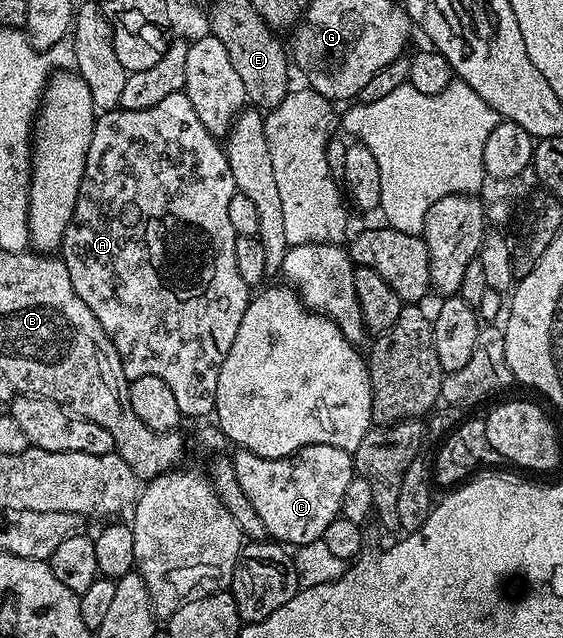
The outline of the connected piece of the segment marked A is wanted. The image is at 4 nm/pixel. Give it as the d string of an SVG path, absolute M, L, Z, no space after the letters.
M184 91L167 95L167 99L162 99L160 103L155 103L155 107L147 107L143 111L118 107L110 113L98 116L91 147L87 147L87 167L83 171L79 199L75 199L75 211L71 215L71 223L61 240L59 256L71 274L75 295L79 295L79 299L83 299L87 307L91 307L91 315L99 319L103 331L111 339L121 360L126 381L134 381L143 375L155 375L155 379L163 379L163 383L171 387L181 416L185 419L214 412L219 367L223 367L223 359L227 359L227 351L231 351L231 343L235 343L239 323L243 323L243 315L251 300L251 286L243 283L243 278L239 276L239 270L235 267L235 239L238 236L235 227L231 227L231 218L227 212L236 192L237 184L231 175L231 167L227 163L222 142L210 135L207 127L203 127L199 115L195 115L191 99L187 99Z

